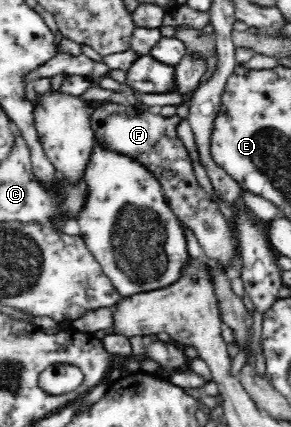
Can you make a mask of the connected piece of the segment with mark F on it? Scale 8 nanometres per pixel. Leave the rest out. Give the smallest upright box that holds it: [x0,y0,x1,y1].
[93,104,235,266]

